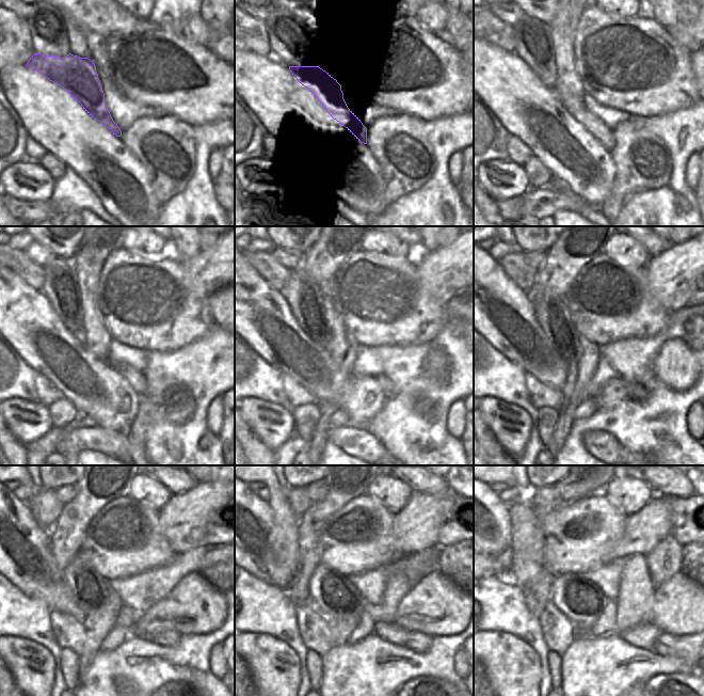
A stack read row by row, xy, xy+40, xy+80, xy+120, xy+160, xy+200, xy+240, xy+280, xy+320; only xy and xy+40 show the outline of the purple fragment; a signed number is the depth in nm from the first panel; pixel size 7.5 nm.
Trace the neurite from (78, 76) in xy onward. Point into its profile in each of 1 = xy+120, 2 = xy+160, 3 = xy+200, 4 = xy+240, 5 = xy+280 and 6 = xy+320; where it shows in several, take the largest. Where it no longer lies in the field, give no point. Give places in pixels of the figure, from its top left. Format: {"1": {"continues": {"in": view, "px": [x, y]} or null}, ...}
{"1": {"continues": {"in": "xy+120", "px": [136, 379]}}, "2": {"continues": {"in": "xy+160", "px": [387, 386]}}, "3": {"continues": {"in": "xy+200", "px": [636, 392]}}, "4": {"continues": {"in": "xy+240", "px": [168, 638]}}, "5": {"continues": {"in": "xy+280", "px": [419, 643]}}, "6": {"continues": {"in": "xy+320", "px": [666, 644]}}}

